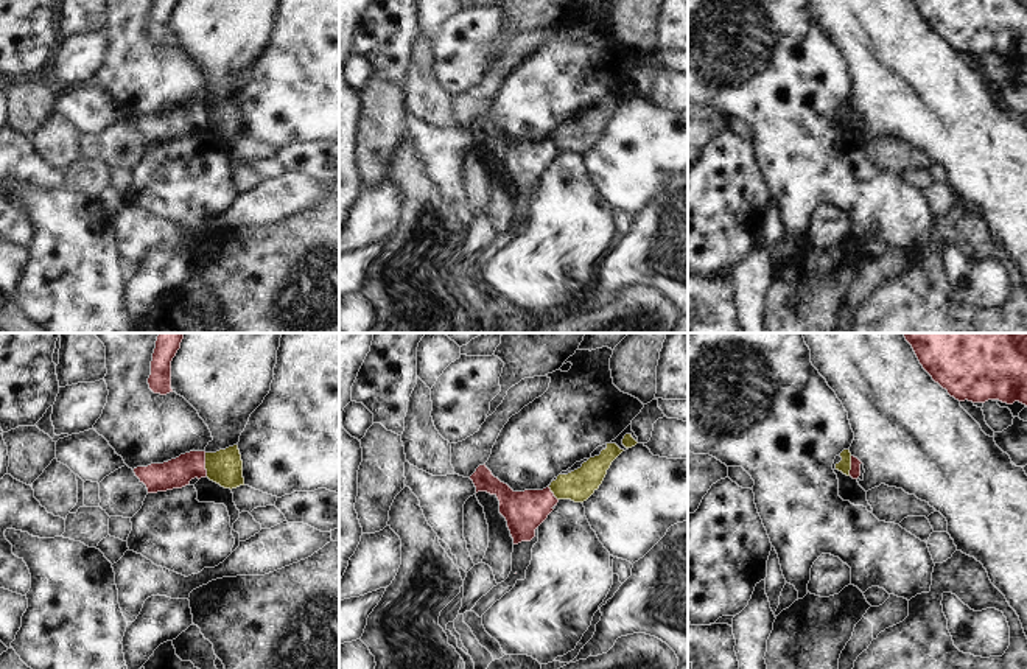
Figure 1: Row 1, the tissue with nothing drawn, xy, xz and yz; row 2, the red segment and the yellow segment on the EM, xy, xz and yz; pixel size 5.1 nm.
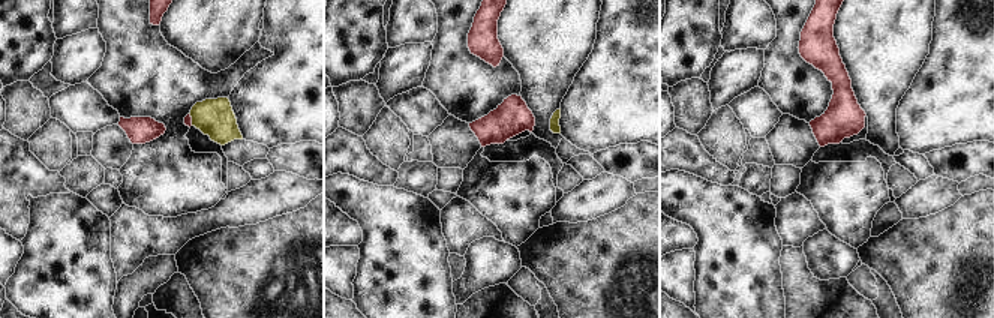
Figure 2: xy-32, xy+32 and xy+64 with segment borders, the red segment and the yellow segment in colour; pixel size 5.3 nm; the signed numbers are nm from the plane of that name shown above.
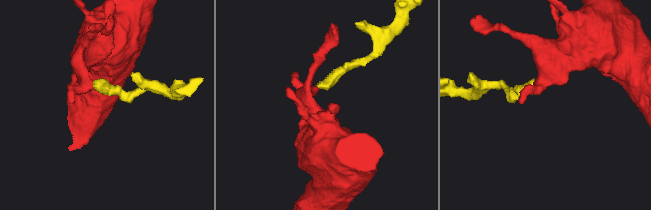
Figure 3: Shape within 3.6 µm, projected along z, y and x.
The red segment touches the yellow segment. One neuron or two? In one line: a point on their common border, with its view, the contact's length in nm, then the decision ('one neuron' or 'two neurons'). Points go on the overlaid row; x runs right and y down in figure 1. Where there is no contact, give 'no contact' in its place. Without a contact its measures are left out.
meets red in xy at (204, 464); contact 120 nm long; two neurons

